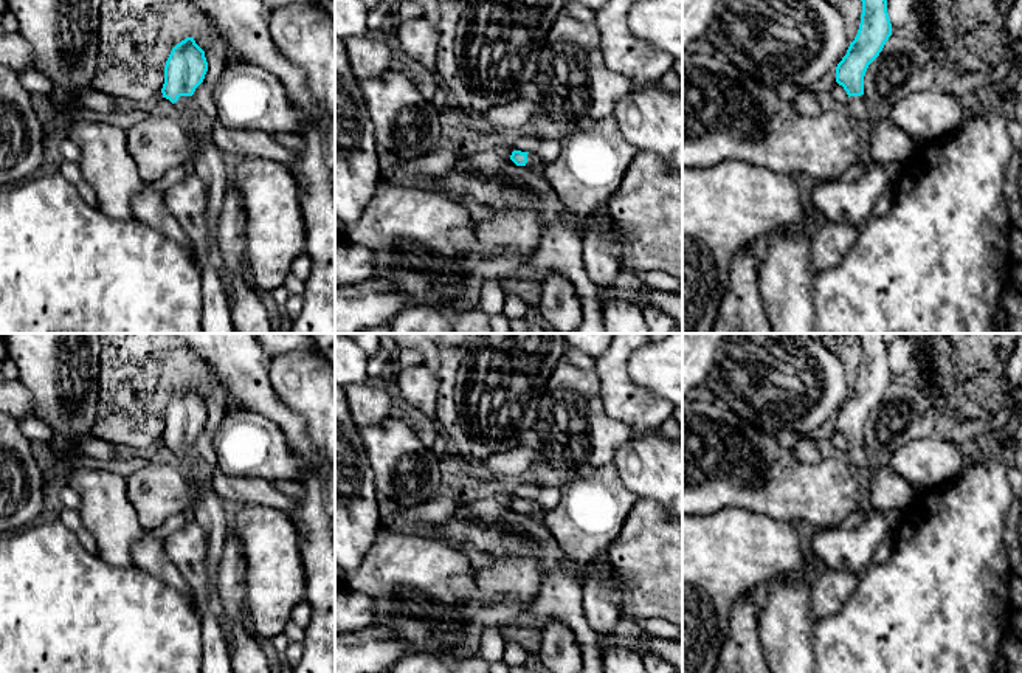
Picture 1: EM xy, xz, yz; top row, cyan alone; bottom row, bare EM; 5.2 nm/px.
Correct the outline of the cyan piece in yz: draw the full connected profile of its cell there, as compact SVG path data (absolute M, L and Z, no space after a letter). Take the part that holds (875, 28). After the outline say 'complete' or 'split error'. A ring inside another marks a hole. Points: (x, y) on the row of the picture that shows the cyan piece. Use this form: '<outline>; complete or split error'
M861 0L862 14L858 34L836 67L836 82L848 95L847 113L858 121L870 121L872 112L864 99L864 76L892 36L887 0Z; split error

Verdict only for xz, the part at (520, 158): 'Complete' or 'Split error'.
Split error

